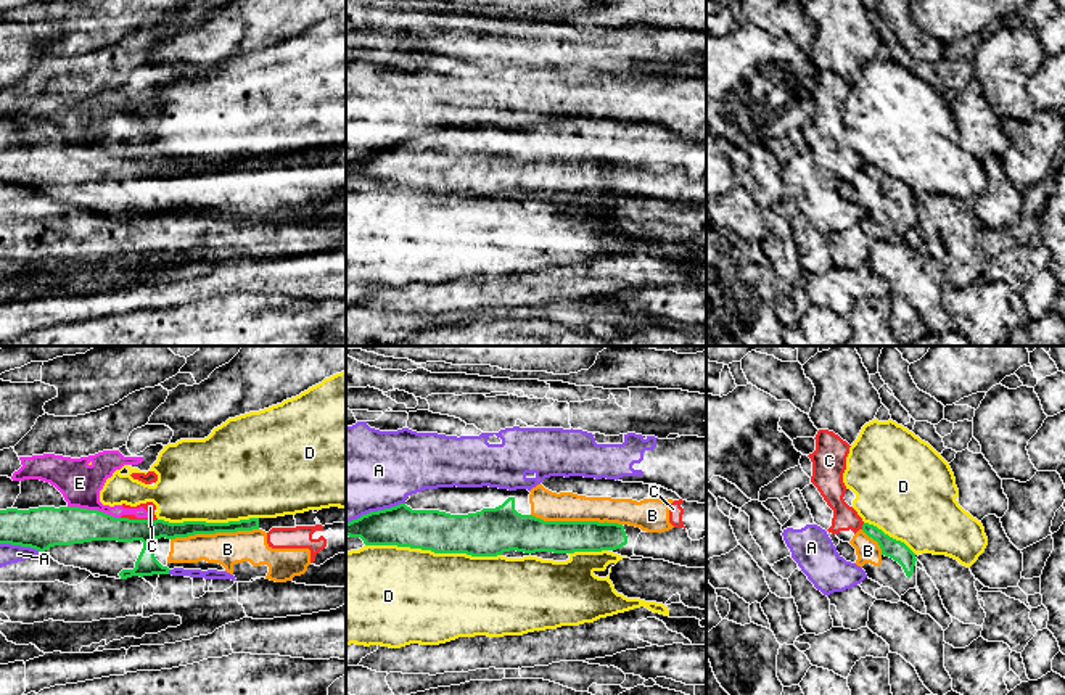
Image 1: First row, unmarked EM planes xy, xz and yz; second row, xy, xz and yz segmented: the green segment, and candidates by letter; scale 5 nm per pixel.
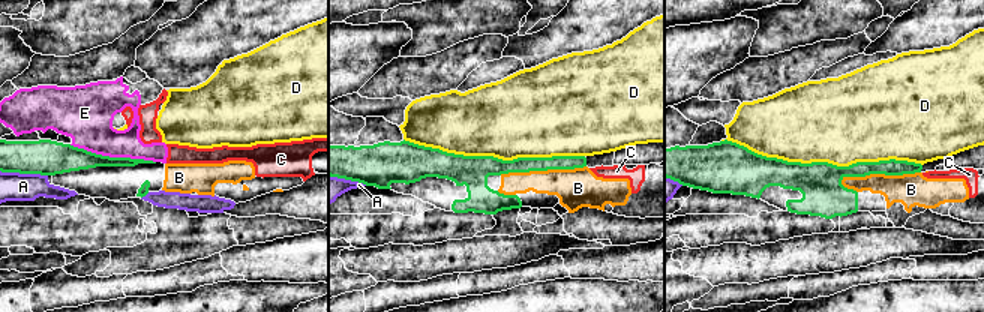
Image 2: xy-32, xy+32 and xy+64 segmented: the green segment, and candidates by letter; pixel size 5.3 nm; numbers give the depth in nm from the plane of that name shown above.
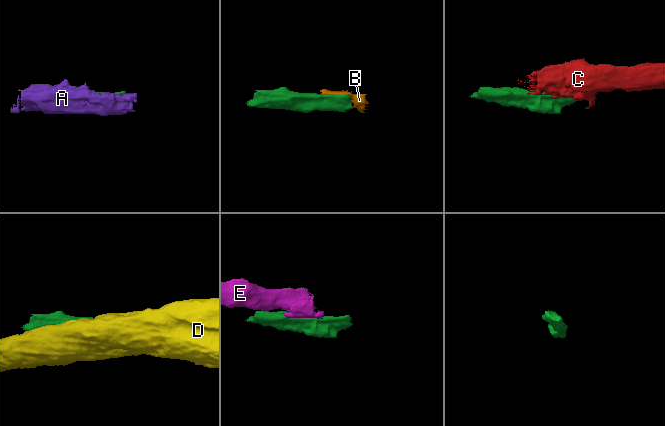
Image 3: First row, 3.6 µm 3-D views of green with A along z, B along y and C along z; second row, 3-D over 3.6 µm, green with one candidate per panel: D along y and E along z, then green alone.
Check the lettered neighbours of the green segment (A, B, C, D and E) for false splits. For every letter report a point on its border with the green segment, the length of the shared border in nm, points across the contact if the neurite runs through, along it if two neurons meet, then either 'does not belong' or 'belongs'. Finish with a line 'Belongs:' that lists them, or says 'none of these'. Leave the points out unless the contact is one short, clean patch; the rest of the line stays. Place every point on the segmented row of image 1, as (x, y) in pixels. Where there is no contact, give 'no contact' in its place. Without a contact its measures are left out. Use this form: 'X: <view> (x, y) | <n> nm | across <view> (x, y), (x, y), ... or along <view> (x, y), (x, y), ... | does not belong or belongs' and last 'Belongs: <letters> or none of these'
A: xz (375, 512) | 320 nm | does not belong
B: xz (576, 522) | 460 nm | belongs
C: xy (139, 520) | 180 nm | does not belong
D: xz (433, 551) | 700 nm | does not belong
E: xy (94, 510) | 280 nm | does not belong
Belongs: B

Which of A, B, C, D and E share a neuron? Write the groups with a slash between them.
A / B / C E / D

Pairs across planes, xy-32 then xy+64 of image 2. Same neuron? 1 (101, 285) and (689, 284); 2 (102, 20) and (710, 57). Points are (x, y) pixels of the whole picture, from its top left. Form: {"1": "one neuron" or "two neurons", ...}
{"1": "two neurons", "2": "two neurons"}

